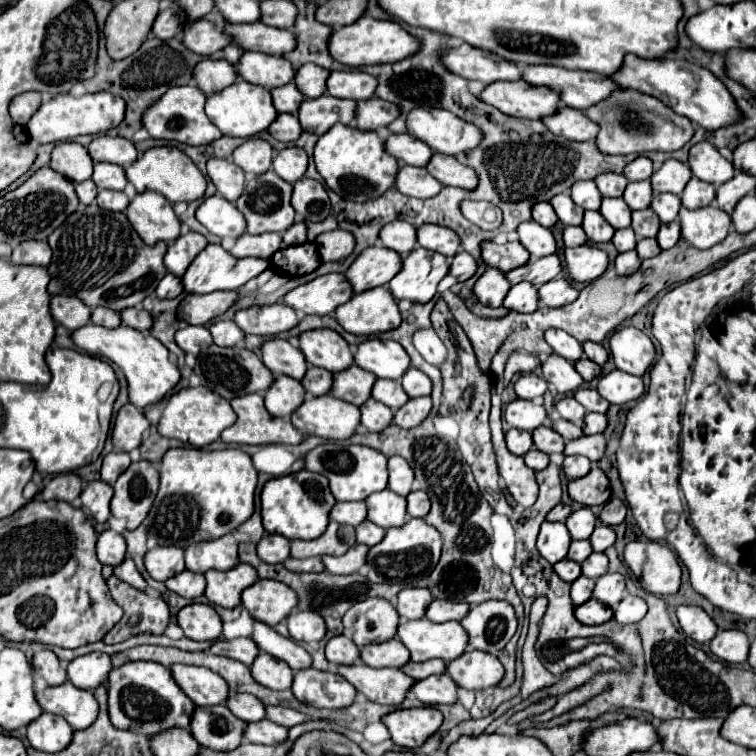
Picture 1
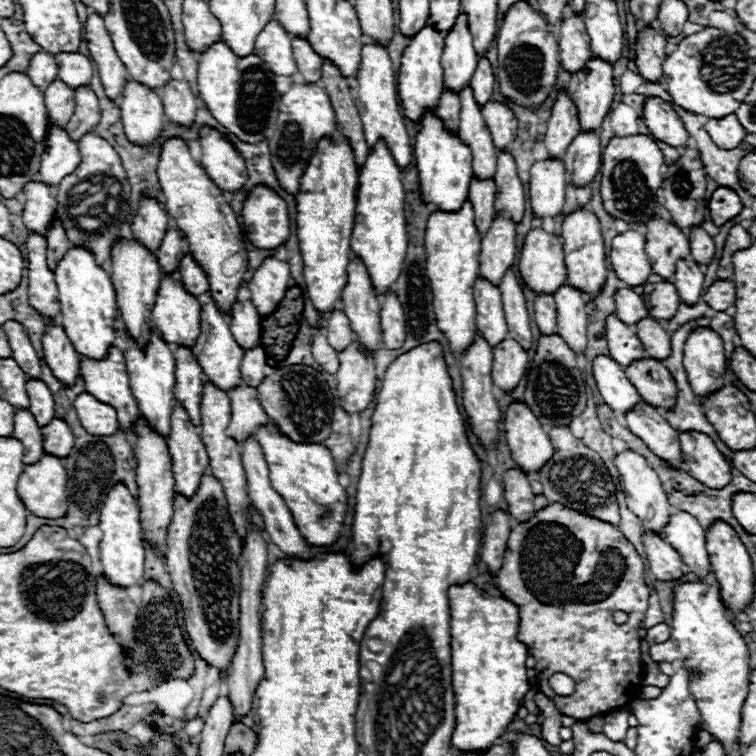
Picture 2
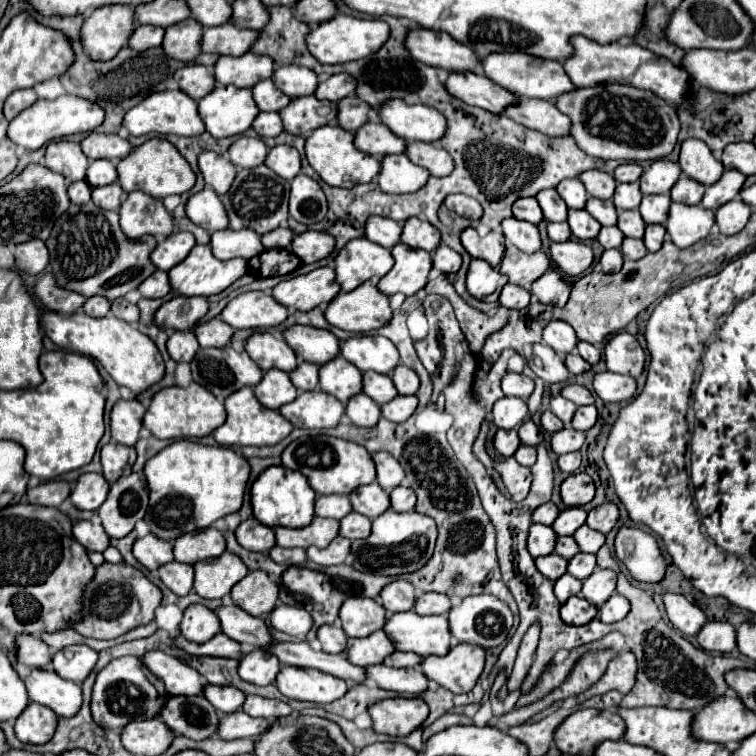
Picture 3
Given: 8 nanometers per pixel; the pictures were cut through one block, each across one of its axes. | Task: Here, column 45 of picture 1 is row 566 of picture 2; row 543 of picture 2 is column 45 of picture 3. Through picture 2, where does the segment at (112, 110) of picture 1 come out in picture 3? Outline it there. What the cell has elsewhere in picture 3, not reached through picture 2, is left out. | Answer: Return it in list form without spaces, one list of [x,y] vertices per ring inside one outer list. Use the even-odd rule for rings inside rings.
[[[60,96],[56,100],[36,100],[30,108],[22,110],[8,126],[8,138],[26,148],[26,150],[38,150],[40,146],[68,136],[76,132],[92,132],[102,122],[102,108],[90,100],[82,100],[76,96]]]

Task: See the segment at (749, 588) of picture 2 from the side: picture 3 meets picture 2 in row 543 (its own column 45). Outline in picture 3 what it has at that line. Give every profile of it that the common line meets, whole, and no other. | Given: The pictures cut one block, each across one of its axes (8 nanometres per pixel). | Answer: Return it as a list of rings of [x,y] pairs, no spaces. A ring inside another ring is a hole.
[[[30,702],[26,710],[16,718],[14,732],[20,742],[44,744],[46,740],[50,740],[50,736],[54,736],[56,722],[58,722],[58,716],[54,716],[50,708]]]

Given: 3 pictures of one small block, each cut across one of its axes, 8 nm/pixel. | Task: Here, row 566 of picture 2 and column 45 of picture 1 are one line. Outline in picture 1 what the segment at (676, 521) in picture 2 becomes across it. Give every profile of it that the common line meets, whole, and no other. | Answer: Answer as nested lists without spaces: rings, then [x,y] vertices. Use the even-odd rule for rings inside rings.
[[[70,682],[36,692],[36,700],[46,712],[62,716],[74,730],[90,728],[98,718],[98,702],[94,694],[82,692]]]

